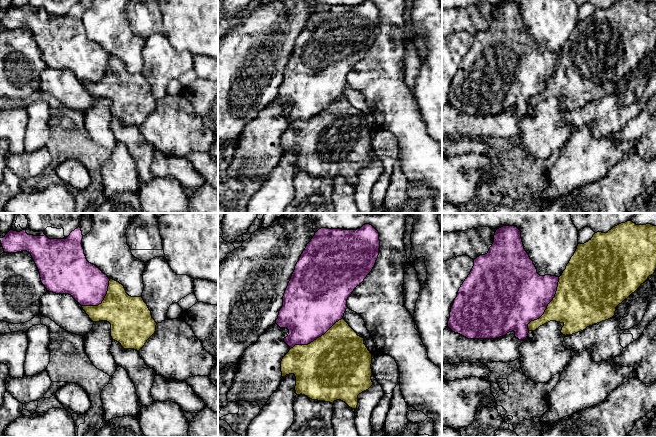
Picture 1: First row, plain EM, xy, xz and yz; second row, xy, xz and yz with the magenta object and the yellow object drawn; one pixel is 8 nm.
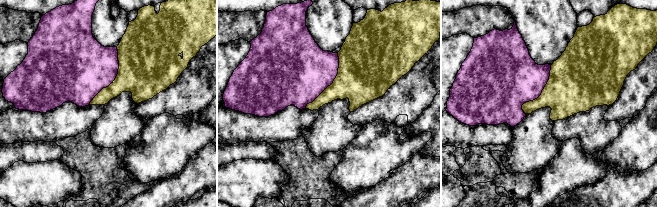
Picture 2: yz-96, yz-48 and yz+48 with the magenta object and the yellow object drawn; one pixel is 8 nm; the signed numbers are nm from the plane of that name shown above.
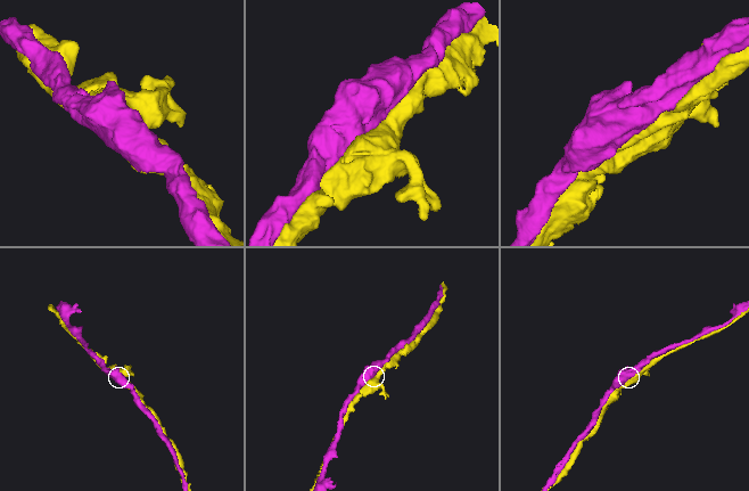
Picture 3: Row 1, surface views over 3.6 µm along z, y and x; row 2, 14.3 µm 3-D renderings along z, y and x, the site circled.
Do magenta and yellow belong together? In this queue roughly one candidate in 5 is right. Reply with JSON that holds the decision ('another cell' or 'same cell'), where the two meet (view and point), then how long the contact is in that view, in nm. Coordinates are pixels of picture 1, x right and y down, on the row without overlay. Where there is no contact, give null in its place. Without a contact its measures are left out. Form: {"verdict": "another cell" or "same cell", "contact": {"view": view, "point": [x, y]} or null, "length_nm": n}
{"verdict": "another cell", "contact": {"view": "yz", "point": [547, 81]}, "length_nm": 500}

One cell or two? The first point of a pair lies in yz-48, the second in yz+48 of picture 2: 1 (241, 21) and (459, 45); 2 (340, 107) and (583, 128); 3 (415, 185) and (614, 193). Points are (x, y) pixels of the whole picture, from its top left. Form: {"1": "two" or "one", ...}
{"1": "two", "2": "two", "3": "one"}

